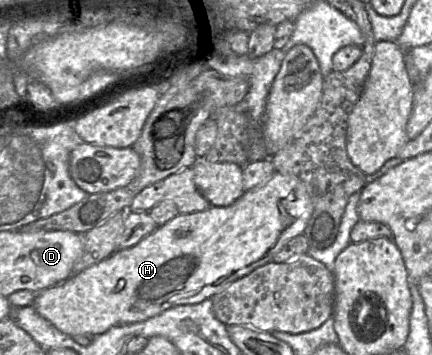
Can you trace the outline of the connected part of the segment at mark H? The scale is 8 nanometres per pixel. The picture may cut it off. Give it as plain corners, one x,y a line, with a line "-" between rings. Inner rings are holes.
276,172
265,184
246,191
232,205
226,207
210,206
204,211
190,214
178,214
162,226
158,226
151,234
144,237
133,247
115,251
108,258
86,268
80,273
71,275
61,284
56,284
55,286
37,293
32,305
40,316
48,320
61,332
73,337
82,334
96,336
106,332
112,326
141,322
174,306
200,303
206,299
210,299
215,294
224,290
229,284
249,274
254,269
271,262
273,256
281,250
289,240
304,233
307,223
313,213
313,209
313,201
305,183
296,176
282,175

